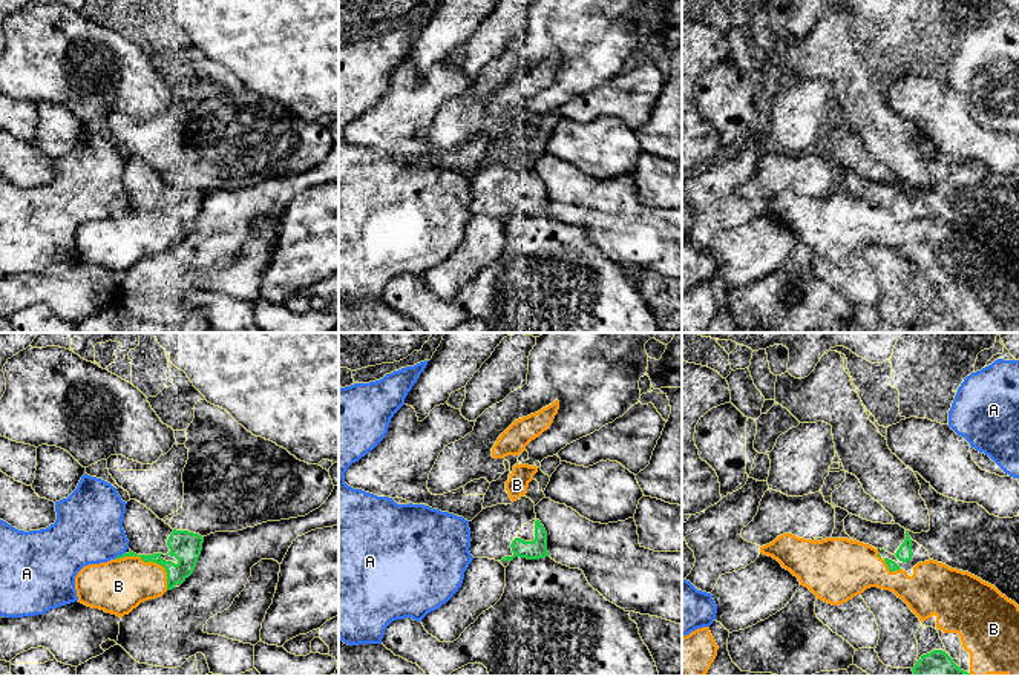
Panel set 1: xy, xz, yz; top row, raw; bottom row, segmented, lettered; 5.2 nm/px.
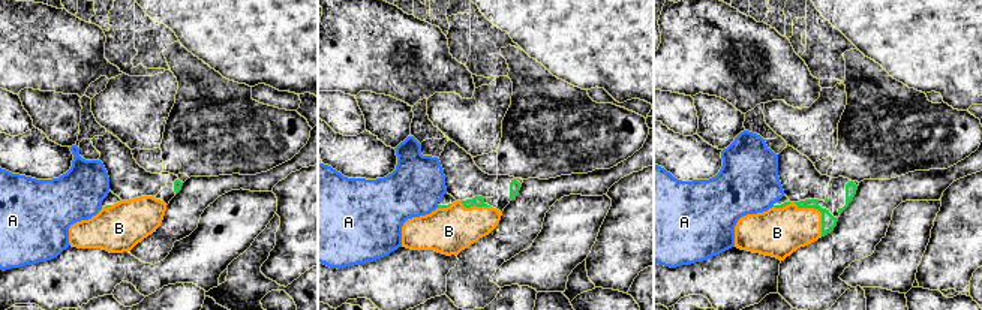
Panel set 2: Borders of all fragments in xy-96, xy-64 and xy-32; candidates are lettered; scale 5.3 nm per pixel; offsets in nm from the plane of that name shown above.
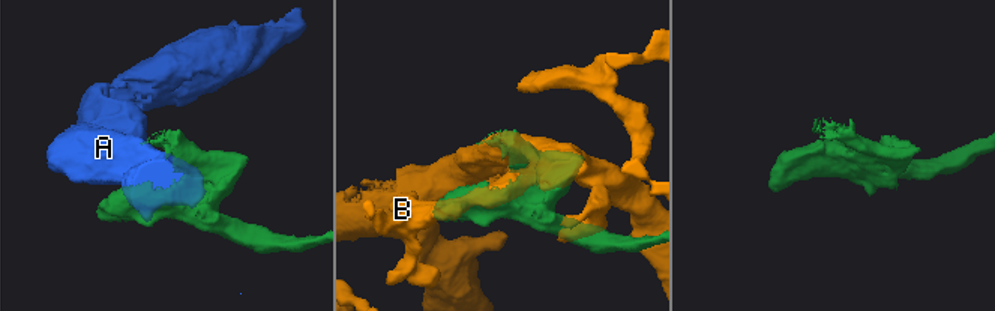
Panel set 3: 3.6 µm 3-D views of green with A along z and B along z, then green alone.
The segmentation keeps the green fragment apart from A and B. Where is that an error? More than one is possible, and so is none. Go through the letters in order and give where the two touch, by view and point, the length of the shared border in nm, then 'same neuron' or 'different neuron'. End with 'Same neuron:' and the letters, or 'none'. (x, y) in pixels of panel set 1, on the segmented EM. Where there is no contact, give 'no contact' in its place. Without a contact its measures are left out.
A: xy (120, 555) | 60 nm | different neuron
B: xy (150, 560) | 320 nm | different neuron
Same neuron: none

